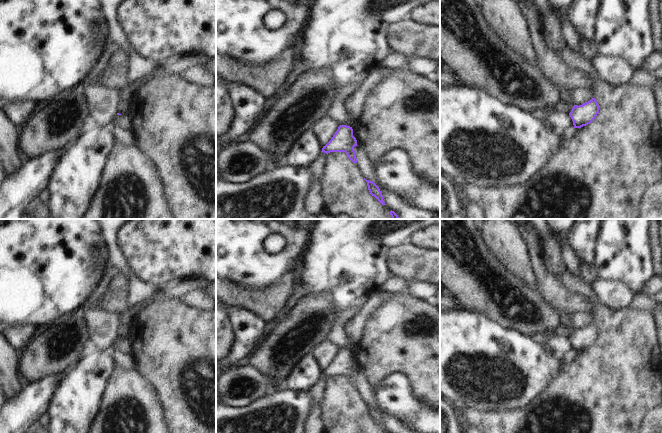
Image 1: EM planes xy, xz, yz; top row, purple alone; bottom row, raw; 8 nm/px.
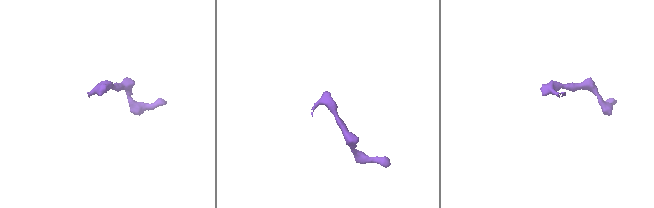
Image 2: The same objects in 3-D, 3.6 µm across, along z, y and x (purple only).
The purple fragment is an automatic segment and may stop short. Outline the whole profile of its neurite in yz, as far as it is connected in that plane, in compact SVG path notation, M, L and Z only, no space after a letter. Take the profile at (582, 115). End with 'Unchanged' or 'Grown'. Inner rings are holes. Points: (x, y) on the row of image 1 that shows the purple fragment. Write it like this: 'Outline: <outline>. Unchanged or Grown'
Outline: M595 98L582 105L574 105L569 113L574 128L581 128L590 124L599 113L599 105Z. Unchanged

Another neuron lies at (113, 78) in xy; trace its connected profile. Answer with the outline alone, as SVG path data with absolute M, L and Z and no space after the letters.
M109 63L96 81L109 90L121 90L126 85L127 67L118 68Z

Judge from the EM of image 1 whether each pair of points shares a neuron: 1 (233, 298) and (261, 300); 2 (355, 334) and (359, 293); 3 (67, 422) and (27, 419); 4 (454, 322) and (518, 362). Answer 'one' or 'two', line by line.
1: one
2: two
3: two
4: one

